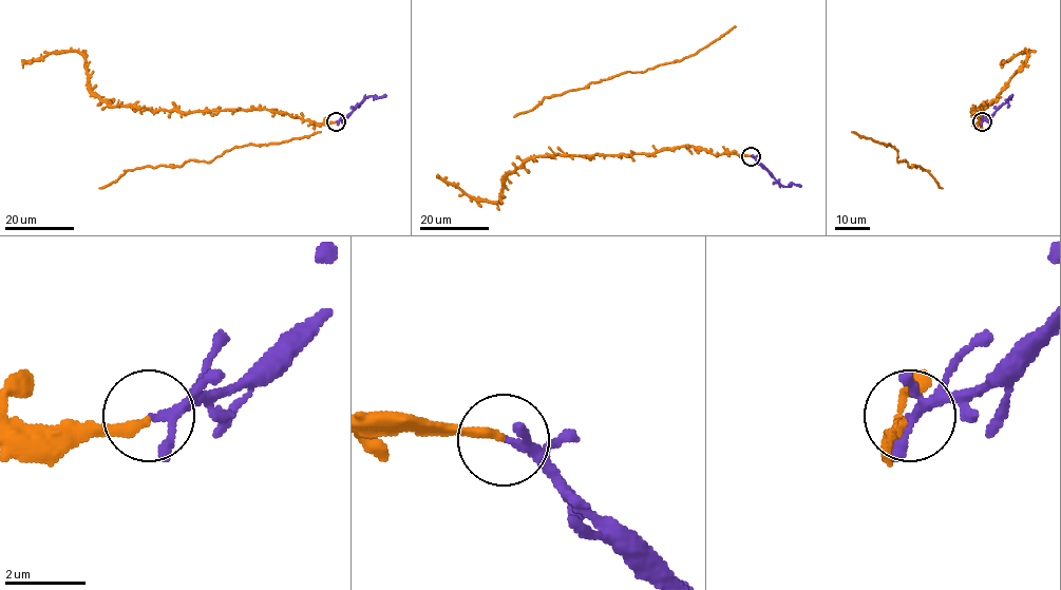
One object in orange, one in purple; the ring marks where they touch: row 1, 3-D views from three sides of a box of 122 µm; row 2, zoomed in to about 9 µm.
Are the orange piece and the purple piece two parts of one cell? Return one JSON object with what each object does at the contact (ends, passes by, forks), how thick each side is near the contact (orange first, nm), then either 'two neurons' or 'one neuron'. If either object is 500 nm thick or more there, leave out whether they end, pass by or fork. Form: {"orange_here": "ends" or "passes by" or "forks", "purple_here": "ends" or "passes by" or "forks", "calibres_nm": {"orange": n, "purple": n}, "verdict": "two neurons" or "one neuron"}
{"orange_here": "ends", "purple_here": "passes by", "calibres_nm": {"orange": 240, "purple": 160}, "verdict": "one neuron"}

